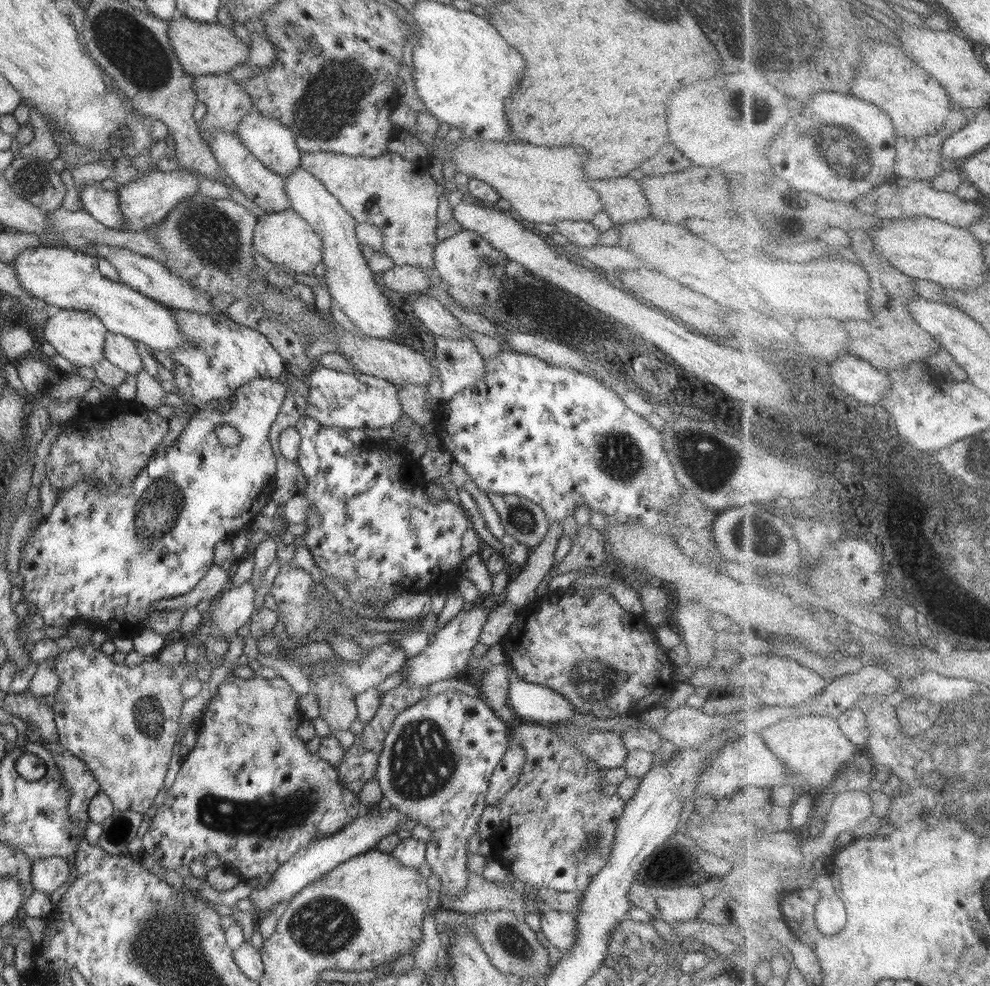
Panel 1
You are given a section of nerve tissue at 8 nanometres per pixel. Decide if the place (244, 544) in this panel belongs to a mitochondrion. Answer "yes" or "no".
no

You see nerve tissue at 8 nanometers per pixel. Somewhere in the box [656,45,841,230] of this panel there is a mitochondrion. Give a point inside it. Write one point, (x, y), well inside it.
(745, 108)

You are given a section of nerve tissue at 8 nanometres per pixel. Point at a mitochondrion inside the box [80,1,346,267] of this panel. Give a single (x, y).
(137, 54)

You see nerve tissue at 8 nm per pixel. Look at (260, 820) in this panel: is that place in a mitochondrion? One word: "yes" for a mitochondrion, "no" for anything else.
yes

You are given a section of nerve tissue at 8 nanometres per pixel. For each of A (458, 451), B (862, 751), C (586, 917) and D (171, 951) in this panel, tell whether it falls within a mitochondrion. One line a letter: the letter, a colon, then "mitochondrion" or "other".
A: other
B: other
C: other
D: mitochondrion

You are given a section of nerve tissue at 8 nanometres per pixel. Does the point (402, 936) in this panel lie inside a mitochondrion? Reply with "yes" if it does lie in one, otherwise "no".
no

